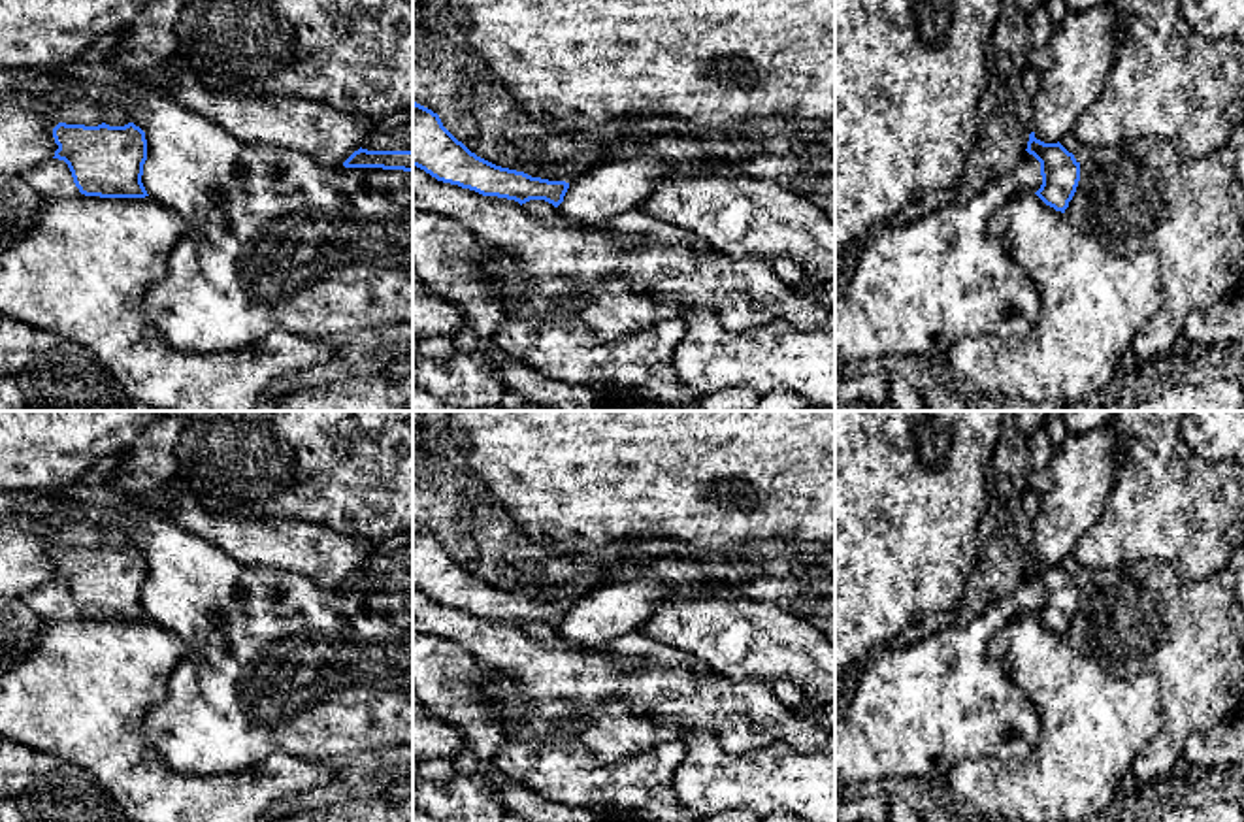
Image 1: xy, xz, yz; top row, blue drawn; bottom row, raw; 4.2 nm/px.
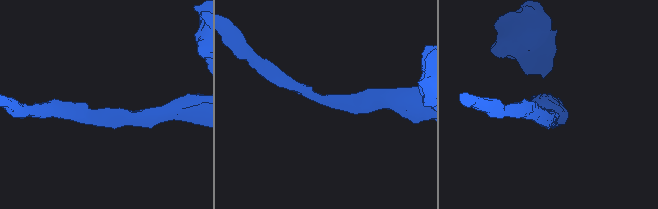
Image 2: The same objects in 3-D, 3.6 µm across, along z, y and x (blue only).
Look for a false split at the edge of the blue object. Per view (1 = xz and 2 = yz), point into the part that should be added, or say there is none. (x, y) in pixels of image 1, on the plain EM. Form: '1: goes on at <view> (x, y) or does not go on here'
1: does not go on here
2: does not go on here

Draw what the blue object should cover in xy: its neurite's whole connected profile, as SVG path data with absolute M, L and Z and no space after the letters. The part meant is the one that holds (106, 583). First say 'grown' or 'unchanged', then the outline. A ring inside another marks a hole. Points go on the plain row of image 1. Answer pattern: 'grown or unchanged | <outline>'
unchanged | M58 545L53 551L58 571L53 581L64 583L74 605L85 618L145 620L143 586L147 583L145 554L124 549Z

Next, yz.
unchanged | M1029 556L1027 571L1040 584L1042 607L1035 615L1046 628L1065 635L1080 603L1080 584L1059 564L1044 566Z

